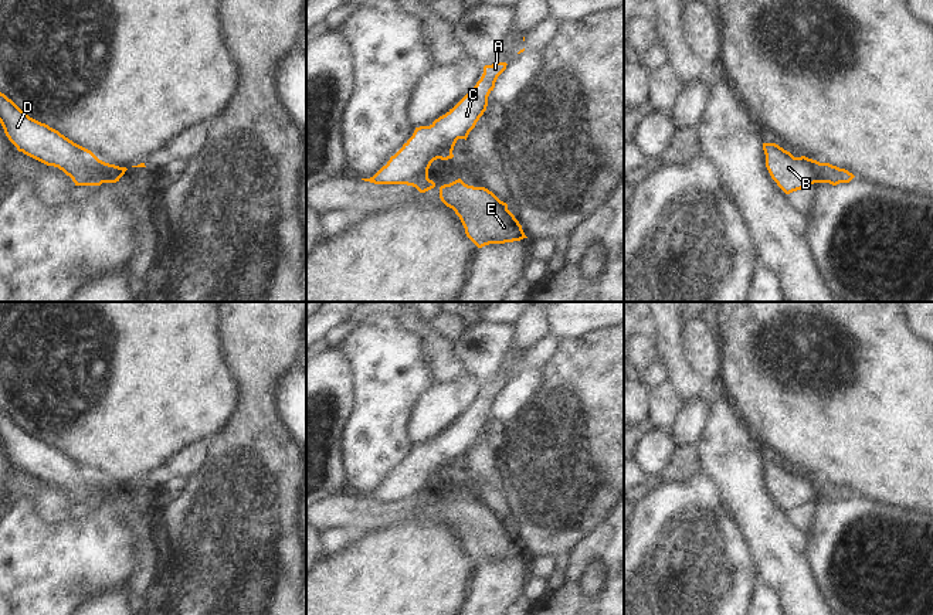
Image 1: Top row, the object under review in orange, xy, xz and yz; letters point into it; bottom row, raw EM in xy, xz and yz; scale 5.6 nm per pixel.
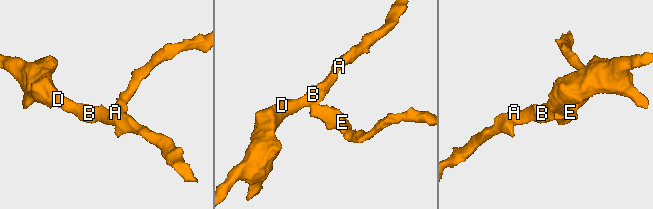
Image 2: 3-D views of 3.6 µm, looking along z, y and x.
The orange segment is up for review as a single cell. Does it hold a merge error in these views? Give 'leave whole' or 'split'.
split

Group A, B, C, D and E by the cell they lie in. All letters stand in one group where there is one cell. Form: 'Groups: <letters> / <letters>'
Groups: A B C D / E.

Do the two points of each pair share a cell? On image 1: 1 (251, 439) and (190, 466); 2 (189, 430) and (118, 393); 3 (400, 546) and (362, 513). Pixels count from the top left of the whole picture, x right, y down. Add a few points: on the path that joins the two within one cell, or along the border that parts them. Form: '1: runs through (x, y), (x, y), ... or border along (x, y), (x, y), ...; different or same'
1: border along (213, 441), (204, 465), (190, 479); different
2: runs through (172, 413), (152, 393), (135, 393); same
3: border along (410, 515), (397, 523), (366, 533); different

